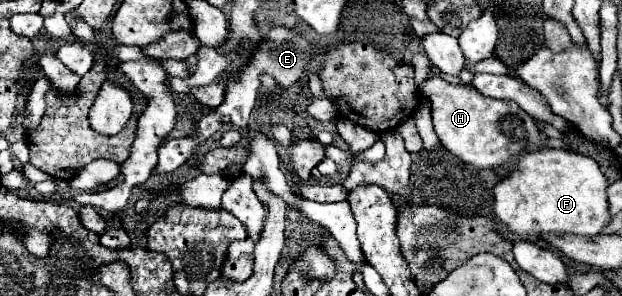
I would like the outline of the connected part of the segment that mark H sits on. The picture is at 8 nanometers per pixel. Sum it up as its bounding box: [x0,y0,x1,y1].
[420,76,542,168]

